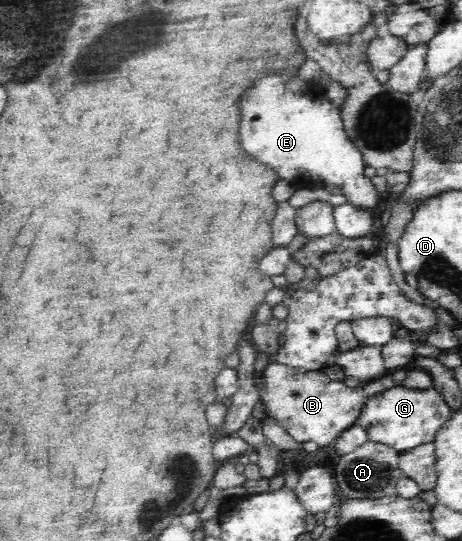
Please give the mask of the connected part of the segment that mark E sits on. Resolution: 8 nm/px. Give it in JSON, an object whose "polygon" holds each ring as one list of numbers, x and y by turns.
{"polygon":[[299,74,293,80,283,80,281,76,259,80,259,84,243,96,241,144,245,152,263,160,263,164,269,164,283,180,293,184,322,180,327,186,338,188,339,194,343,194,352,207,367,211,371,218,375,218,367,237,373,239,373,253,383,253,377,212,380,193,365,176,367,165,362,152,345,132,341,109,327,99,320,86,312,86]]}

